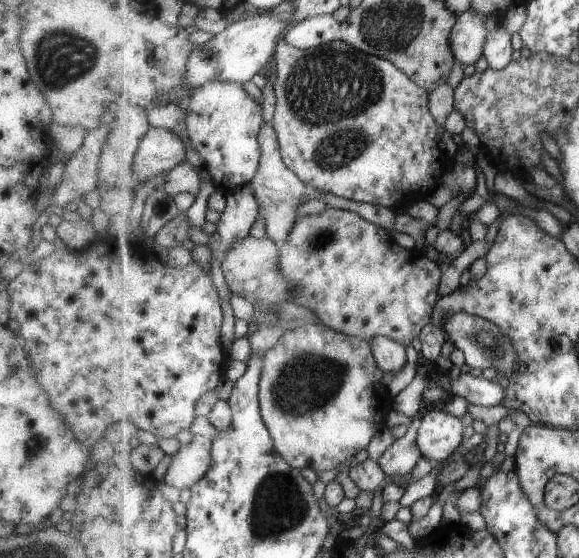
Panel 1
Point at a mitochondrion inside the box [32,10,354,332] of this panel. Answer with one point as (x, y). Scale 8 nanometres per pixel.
(60, 57)

